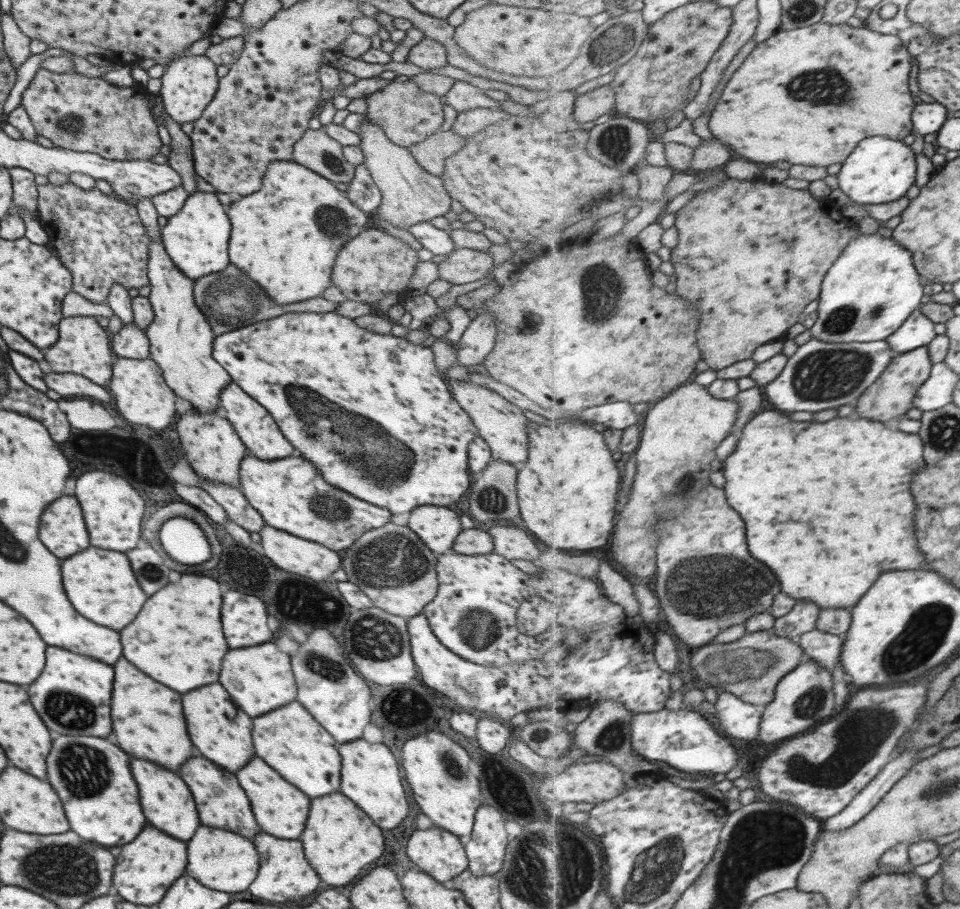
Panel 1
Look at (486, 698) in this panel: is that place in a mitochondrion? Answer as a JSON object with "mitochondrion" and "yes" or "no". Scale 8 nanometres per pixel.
{"mitochondrion":"no"}

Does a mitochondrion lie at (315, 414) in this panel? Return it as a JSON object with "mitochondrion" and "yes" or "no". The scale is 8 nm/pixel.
{"mitochondrion":"yes"}

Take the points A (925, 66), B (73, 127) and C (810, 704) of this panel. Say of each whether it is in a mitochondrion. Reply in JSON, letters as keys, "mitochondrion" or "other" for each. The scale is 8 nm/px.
{"A":"other","B":"mitochondrion","C":"mitochondrion"}

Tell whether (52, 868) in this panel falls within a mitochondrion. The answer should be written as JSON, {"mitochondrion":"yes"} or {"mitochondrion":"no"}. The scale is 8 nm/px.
{"mitochondrion":"yes"}

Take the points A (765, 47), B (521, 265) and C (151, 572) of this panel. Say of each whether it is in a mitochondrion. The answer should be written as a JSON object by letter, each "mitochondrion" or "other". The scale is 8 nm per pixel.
{"A":"other","B":"other","C":"mitochondrion"}

